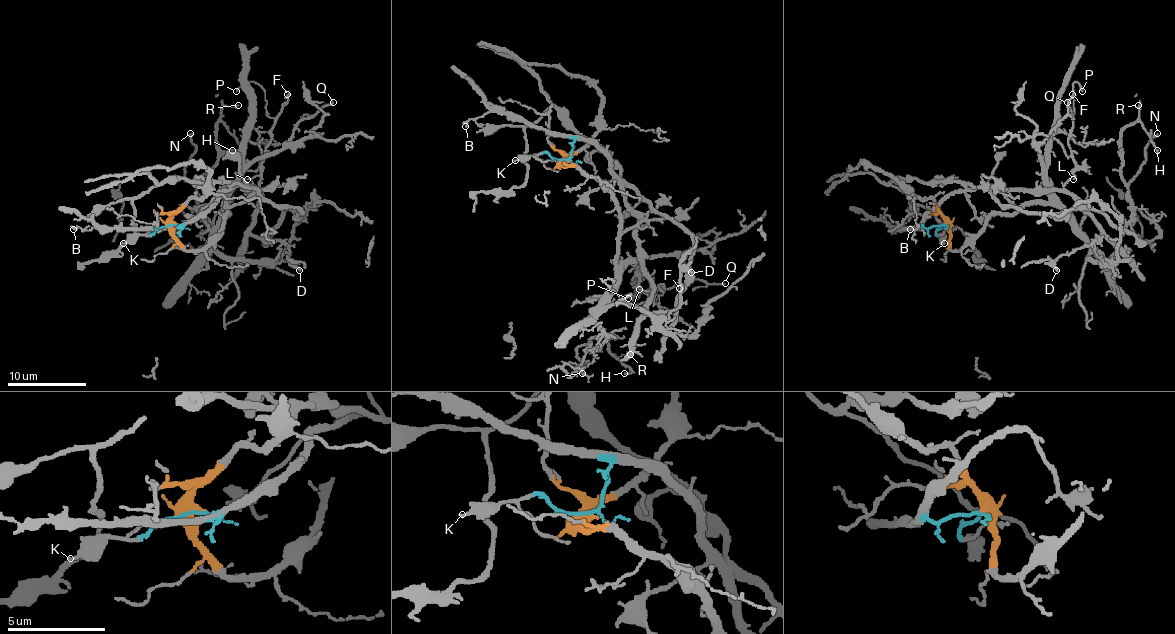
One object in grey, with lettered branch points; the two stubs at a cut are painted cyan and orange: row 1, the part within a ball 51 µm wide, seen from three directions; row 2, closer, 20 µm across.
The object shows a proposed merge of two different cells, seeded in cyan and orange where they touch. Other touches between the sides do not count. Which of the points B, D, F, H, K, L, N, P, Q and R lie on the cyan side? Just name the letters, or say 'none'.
B, D, F, K, L, P

